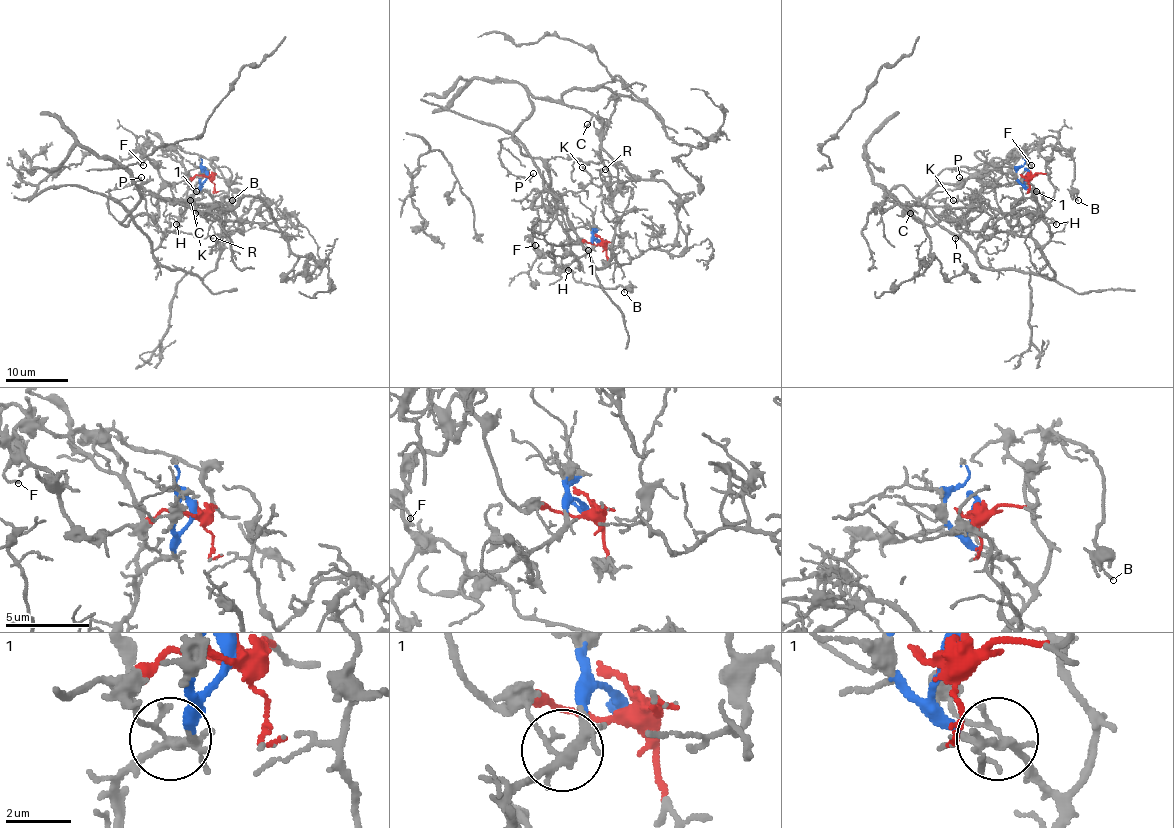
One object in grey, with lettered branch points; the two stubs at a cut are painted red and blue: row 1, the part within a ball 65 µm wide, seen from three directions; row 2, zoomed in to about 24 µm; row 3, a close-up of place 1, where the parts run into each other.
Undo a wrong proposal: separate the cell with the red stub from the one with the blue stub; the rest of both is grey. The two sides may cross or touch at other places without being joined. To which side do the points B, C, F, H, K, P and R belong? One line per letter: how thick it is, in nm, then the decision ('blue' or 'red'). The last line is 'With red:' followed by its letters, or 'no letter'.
B: 130 nm thick; red
C: 160 nm thick; red
F: 130 nm thick; red
H: 110 nm thick; blue
K: 180 nm thick; red
P: 110 nm thick; red
R: 80 nm thick; blue
With red: B, C, F, K, P

